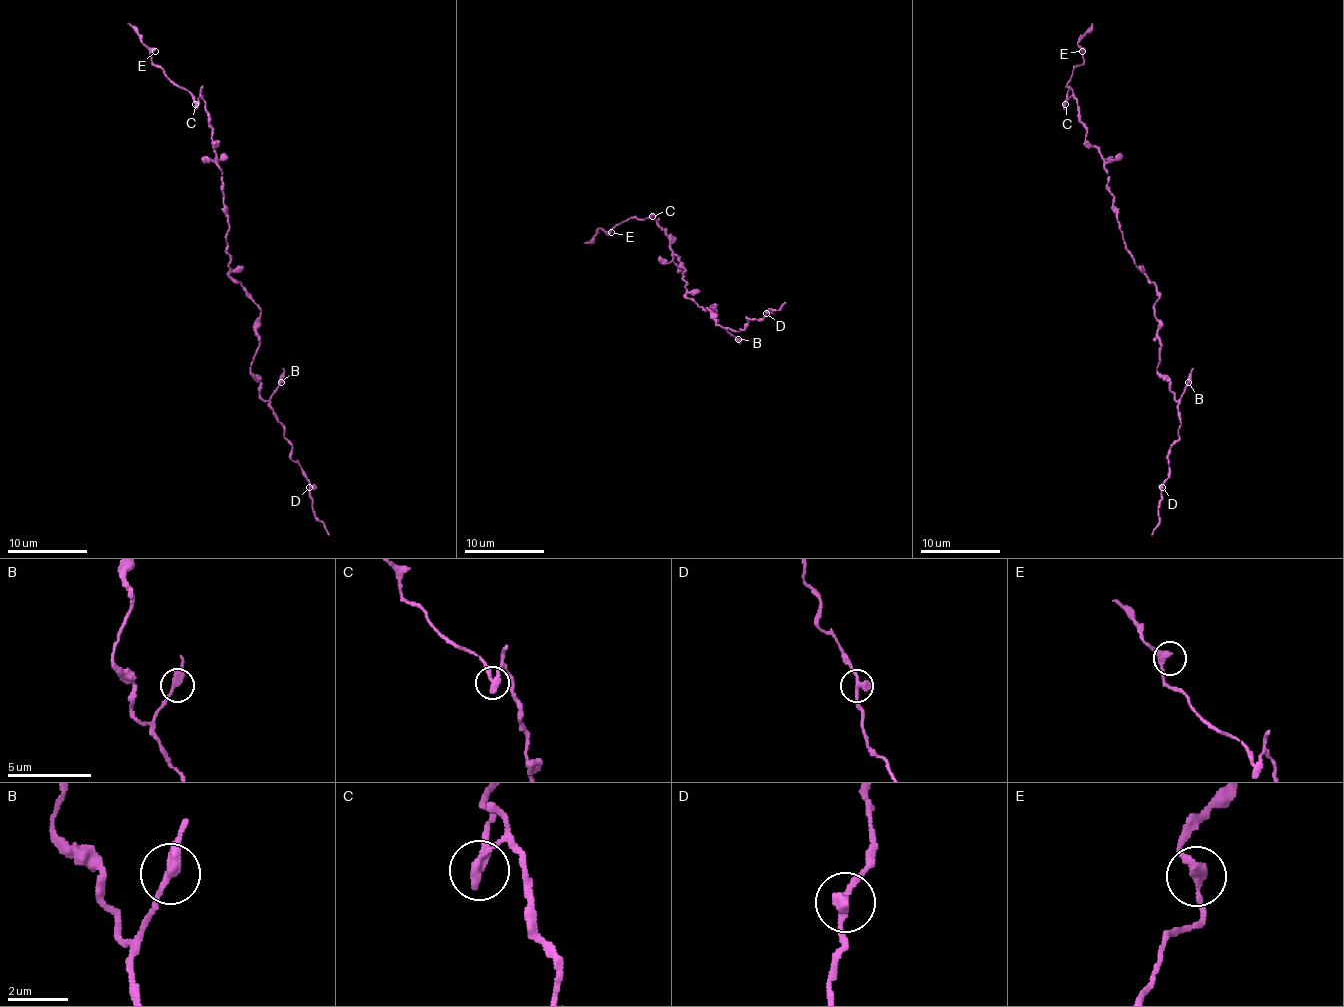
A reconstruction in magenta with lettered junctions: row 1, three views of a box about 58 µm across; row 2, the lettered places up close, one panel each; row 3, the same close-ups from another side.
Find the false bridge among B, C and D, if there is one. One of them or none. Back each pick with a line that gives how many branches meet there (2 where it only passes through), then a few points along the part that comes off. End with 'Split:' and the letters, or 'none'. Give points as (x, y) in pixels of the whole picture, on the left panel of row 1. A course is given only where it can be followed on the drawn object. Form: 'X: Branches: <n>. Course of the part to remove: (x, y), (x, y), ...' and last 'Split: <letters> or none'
C: Branches: 2. Course of the part to remove: (195, 103), (191, 95), (151, 61), (151, 49), (127, 23)
Split: C

